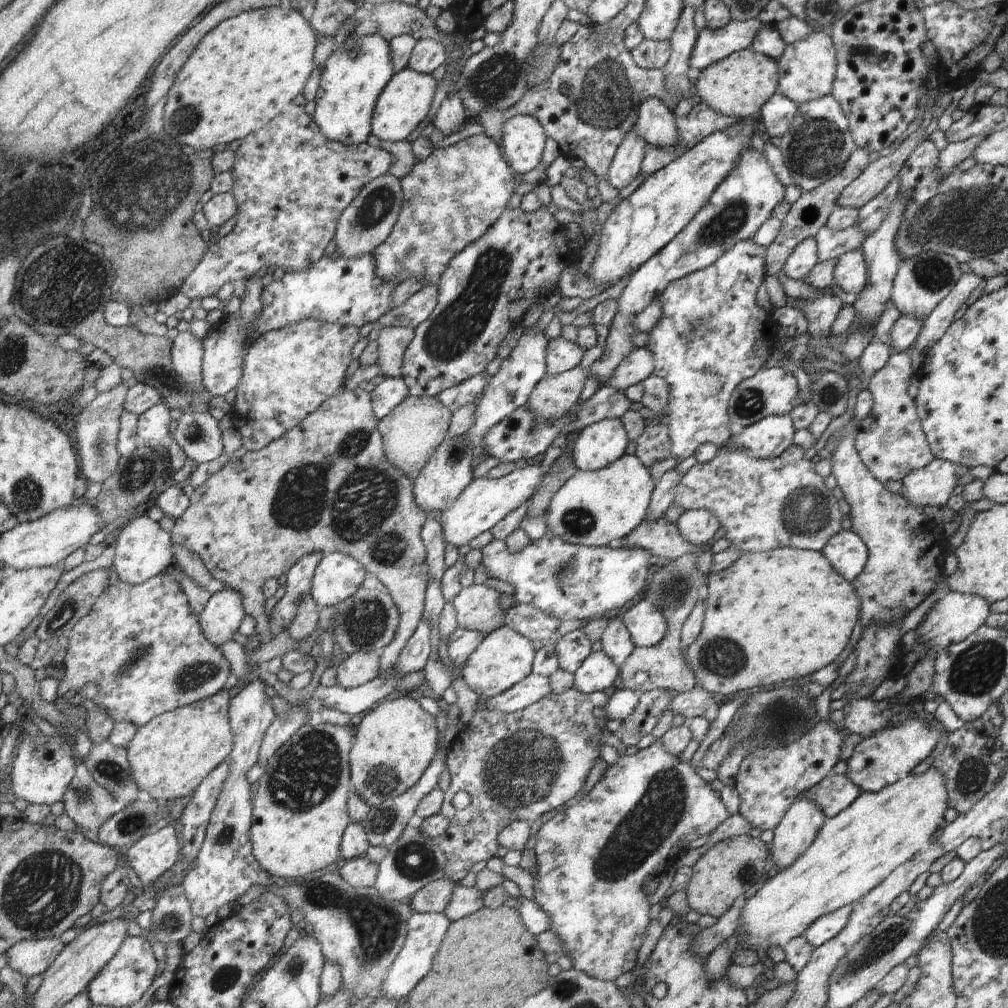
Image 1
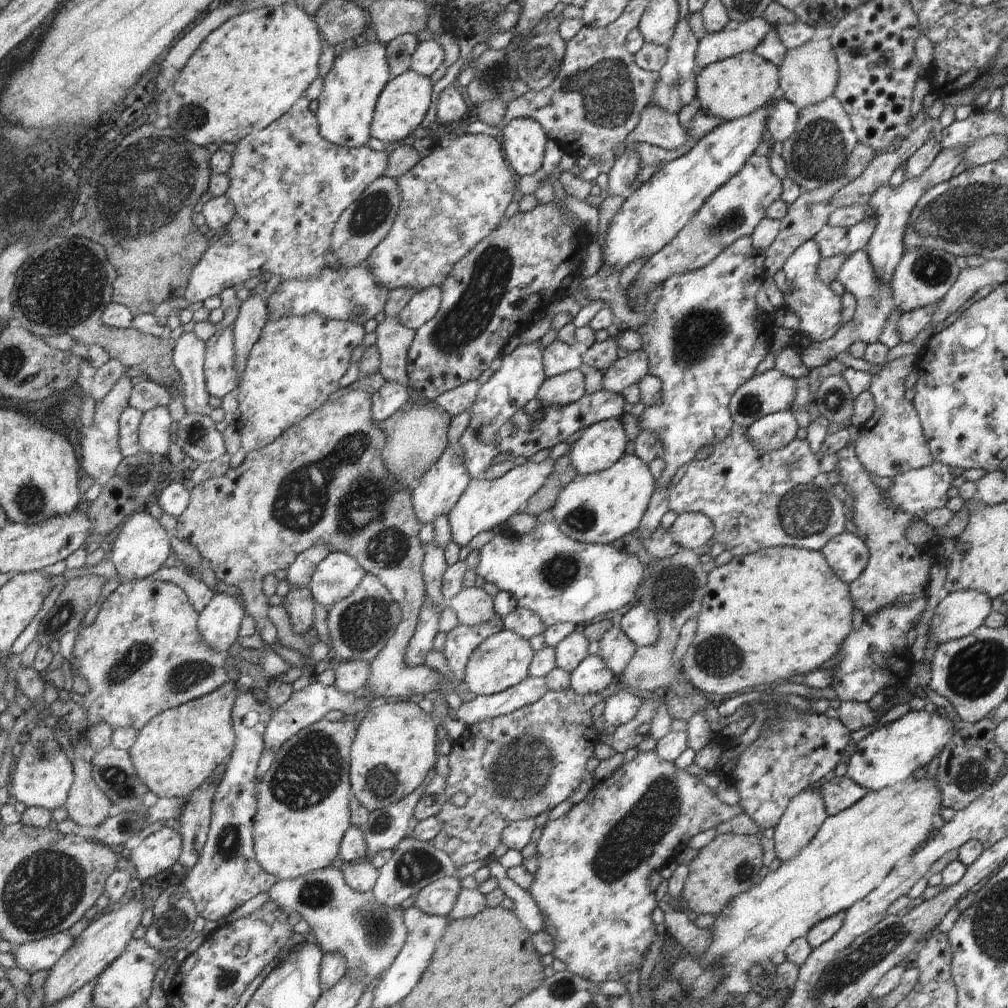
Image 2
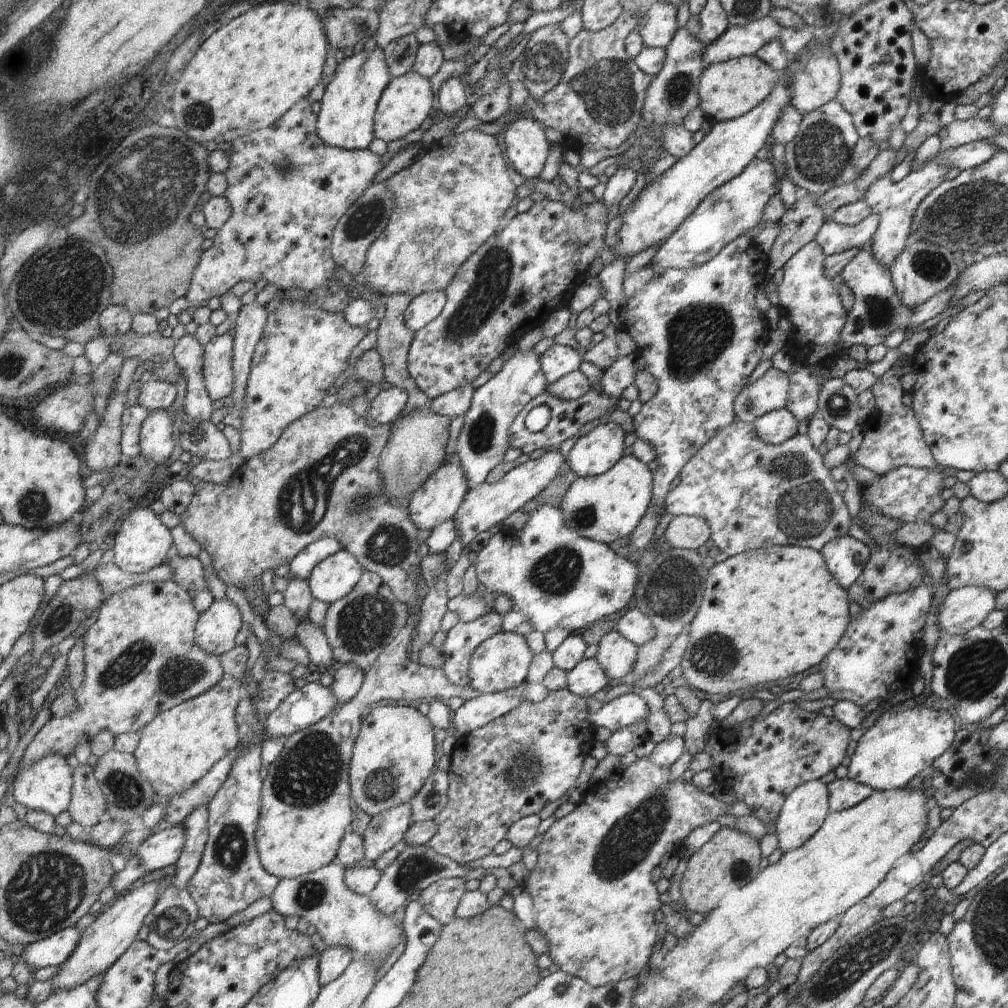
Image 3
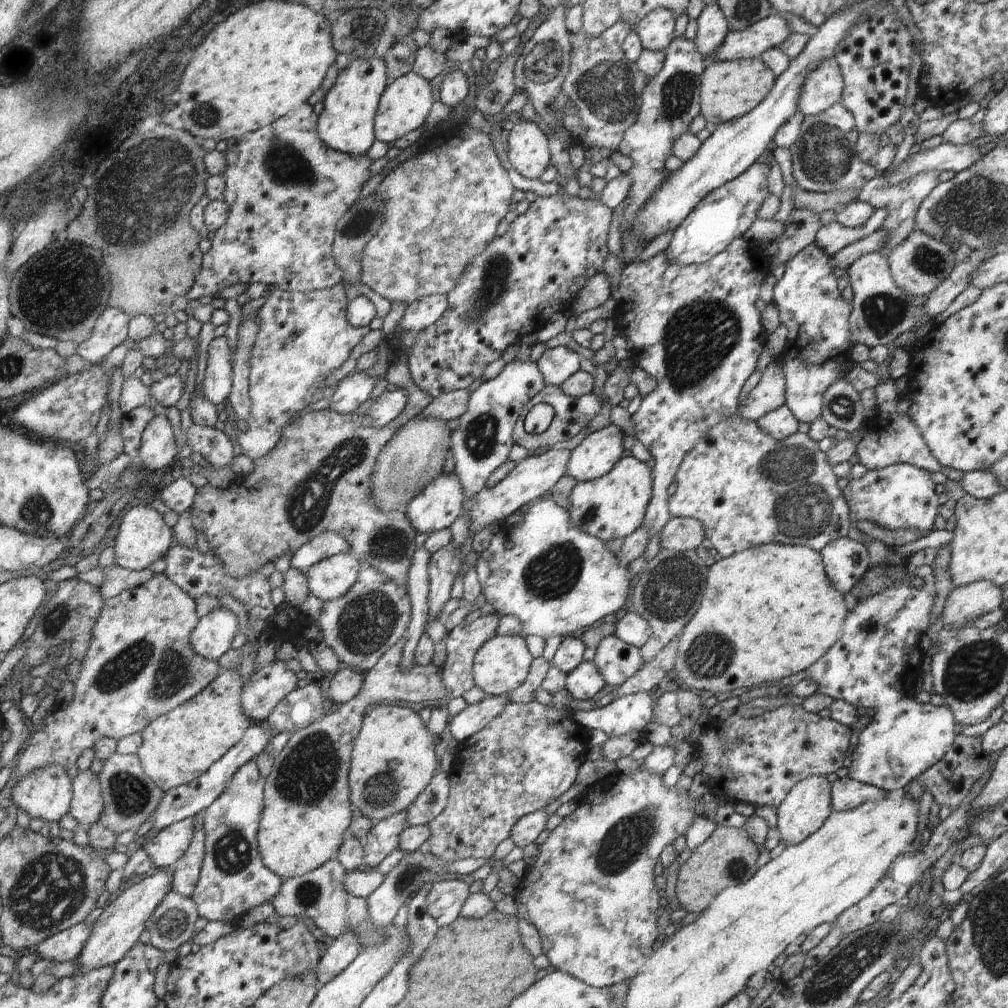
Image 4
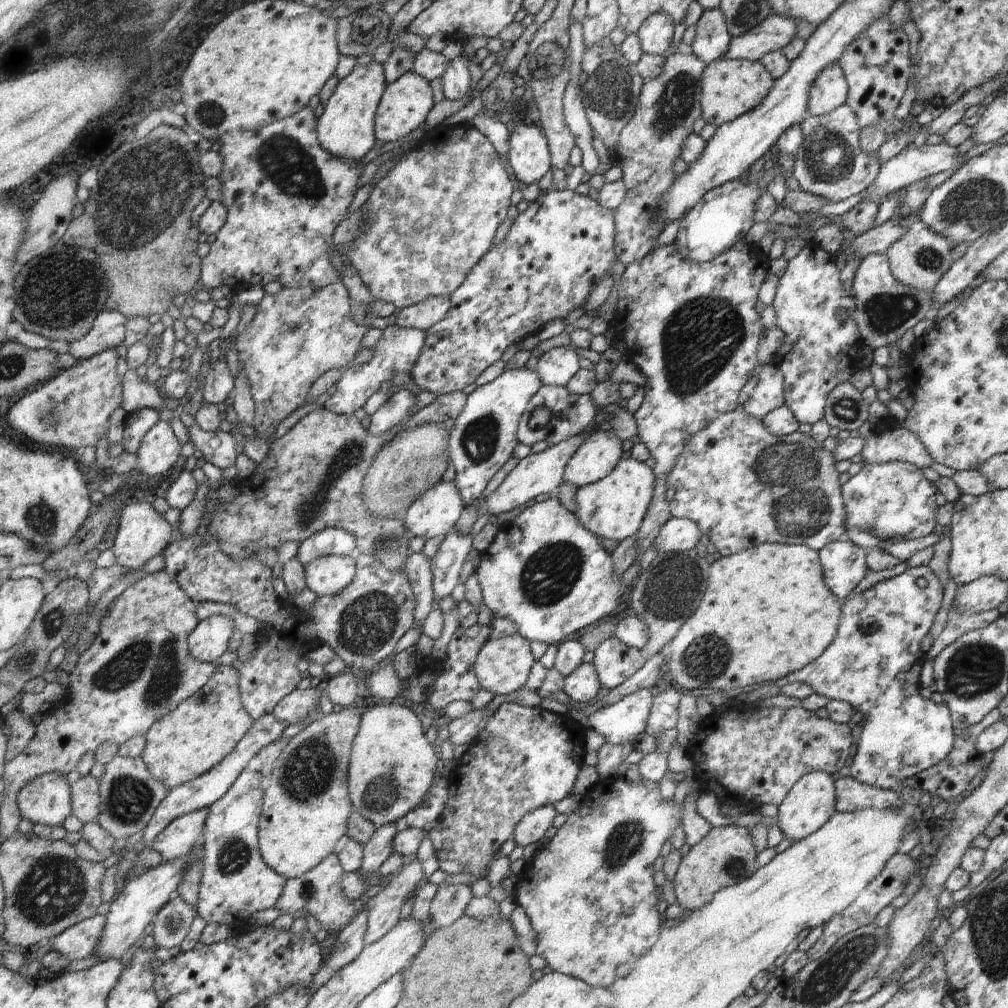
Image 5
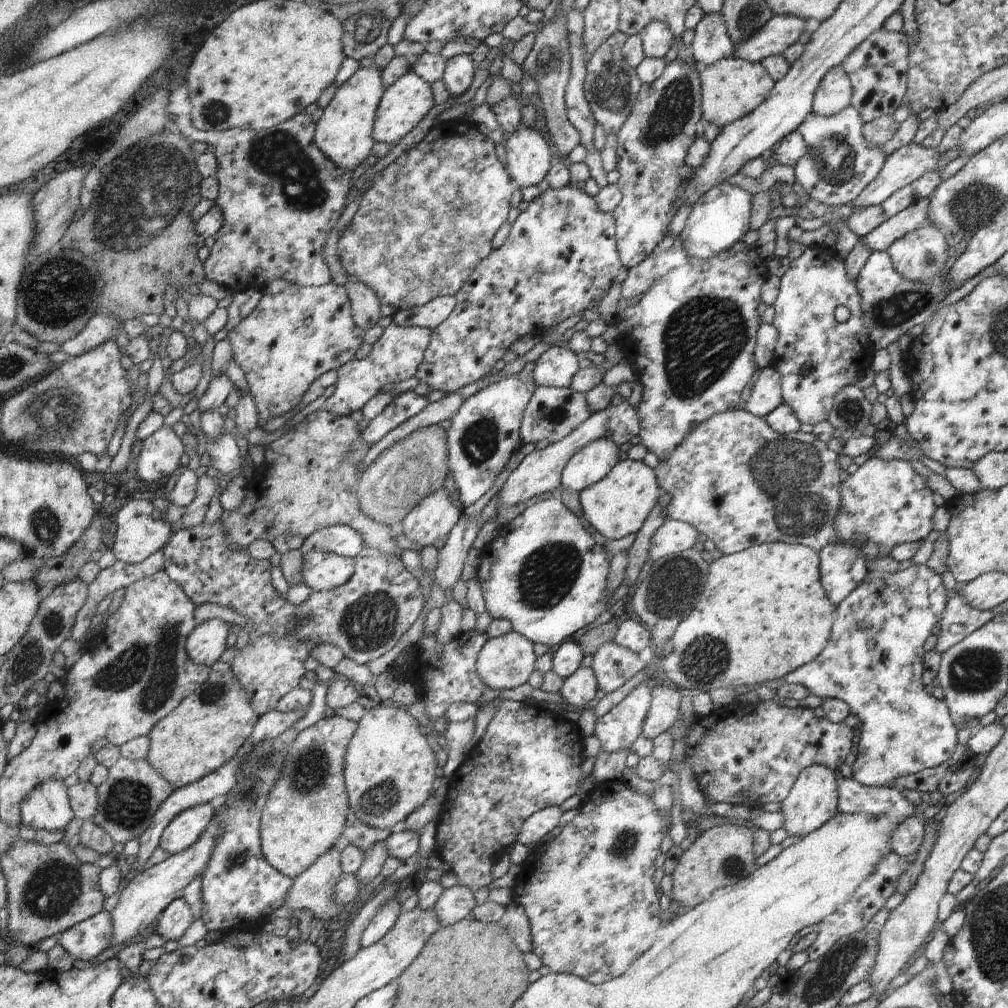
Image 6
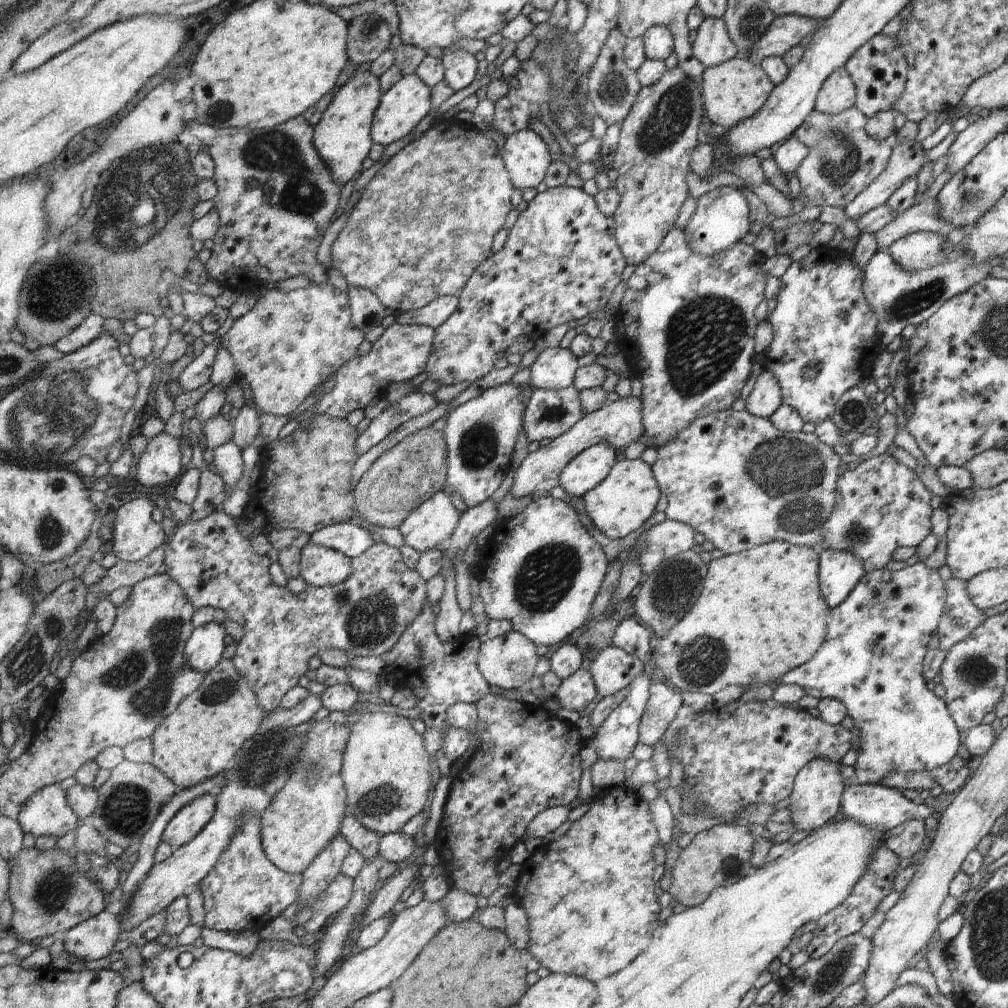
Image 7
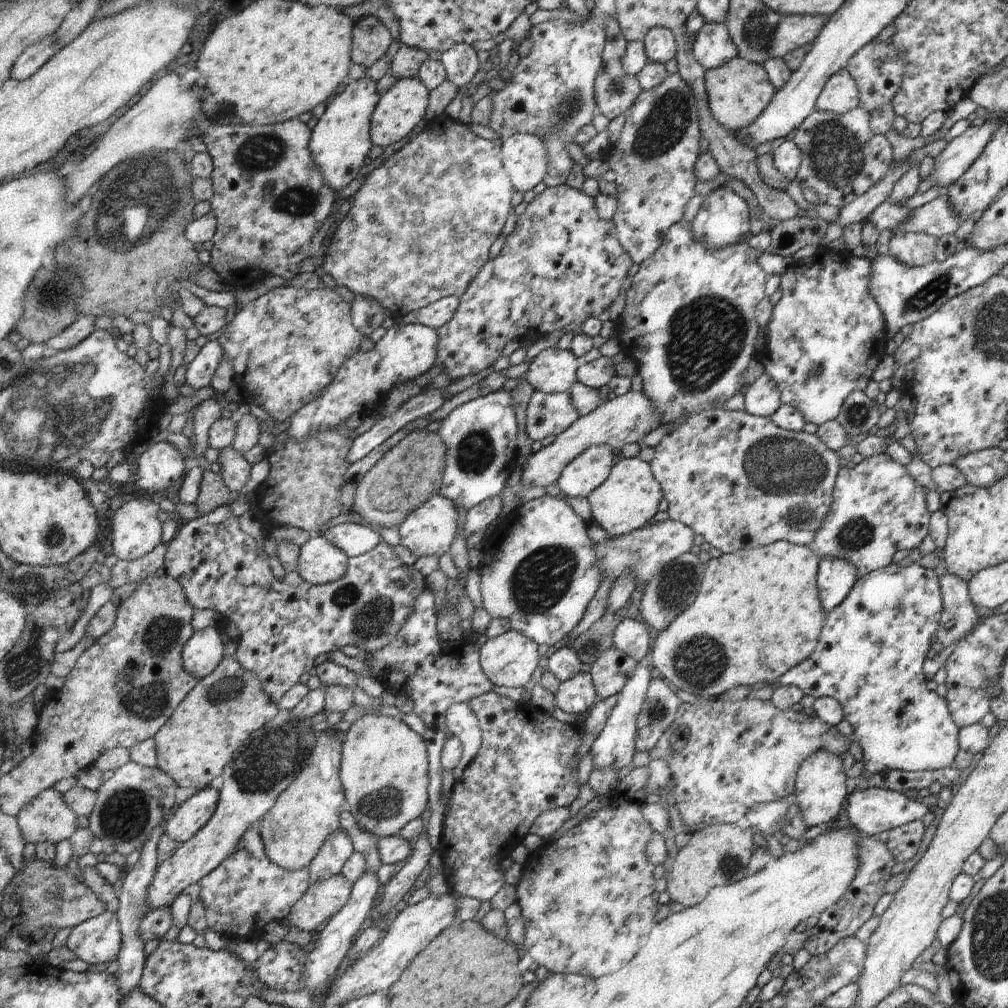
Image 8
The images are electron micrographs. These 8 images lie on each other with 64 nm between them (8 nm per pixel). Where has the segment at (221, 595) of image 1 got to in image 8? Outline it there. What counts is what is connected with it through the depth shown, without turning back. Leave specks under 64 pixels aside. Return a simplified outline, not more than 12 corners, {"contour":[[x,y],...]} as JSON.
{"contour":[[220,626],[196,630],[182,652],[200,680],[225,658]]}

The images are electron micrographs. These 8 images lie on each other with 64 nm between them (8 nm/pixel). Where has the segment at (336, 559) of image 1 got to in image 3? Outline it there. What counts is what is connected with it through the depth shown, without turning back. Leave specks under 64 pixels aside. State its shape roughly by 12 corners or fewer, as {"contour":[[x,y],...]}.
{"contour":[[350,551],[321,562],[308,579],[315,599],[338,602],[364,567]]}

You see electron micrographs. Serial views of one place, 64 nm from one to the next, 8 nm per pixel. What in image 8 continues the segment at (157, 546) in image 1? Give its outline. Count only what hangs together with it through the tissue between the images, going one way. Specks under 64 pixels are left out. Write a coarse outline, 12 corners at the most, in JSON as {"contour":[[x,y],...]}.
{"contour":[[122,505],[112,518],[111,551],[137,560],[163,543],[161,506]]}

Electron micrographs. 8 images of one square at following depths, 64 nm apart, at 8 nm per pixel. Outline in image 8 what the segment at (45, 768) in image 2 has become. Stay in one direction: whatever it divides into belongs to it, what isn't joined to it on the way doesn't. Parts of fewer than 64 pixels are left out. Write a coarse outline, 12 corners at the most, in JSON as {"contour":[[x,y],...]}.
{"contour":[[55,788],[19,813],[26,842],[71,838],[78,814]]}

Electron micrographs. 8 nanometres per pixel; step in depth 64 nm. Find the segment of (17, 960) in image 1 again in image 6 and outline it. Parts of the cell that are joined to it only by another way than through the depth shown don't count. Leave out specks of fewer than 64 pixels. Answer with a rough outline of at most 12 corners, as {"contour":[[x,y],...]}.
{"contour":[[103,911],[57,939],[76,964],[109,948],[113,916]]}

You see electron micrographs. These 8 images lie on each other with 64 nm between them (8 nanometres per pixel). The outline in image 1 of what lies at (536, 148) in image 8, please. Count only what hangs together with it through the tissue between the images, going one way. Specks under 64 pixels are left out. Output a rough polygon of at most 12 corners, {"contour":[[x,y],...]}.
{"contour":[[529,115],[507,120],[507,161],[521,176],[541,166],[545,127]]}

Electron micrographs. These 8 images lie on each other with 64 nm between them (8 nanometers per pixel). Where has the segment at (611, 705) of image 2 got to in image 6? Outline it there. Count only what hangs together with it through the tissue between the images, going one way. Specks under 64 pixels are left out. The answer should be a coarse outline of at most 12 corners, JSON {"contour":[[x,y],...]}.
{"contour":[[639,684],[596,720],[600,752],[630,750],[652,706]]}

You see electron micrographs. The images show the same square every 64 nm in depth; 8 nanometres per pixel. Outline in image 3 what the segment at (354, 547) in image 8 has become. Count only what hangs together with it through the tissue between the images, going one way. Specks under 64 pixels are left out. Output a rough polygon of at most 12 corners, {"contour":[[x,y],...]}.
{"contour":[[333,536],[307,546],[291,560],[289,573],[308,580],[321,562],[338,554]]}

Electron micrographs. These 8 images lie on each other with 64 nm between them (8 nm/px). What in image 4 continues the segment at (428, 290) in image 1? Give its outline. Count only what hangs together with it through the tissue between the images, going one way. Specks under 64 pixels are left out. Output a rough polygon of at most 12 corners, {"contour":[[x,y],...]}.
{"contour":[[447,295],[427,296],[410,304],[401,326],[422,333],[449,308]]}

